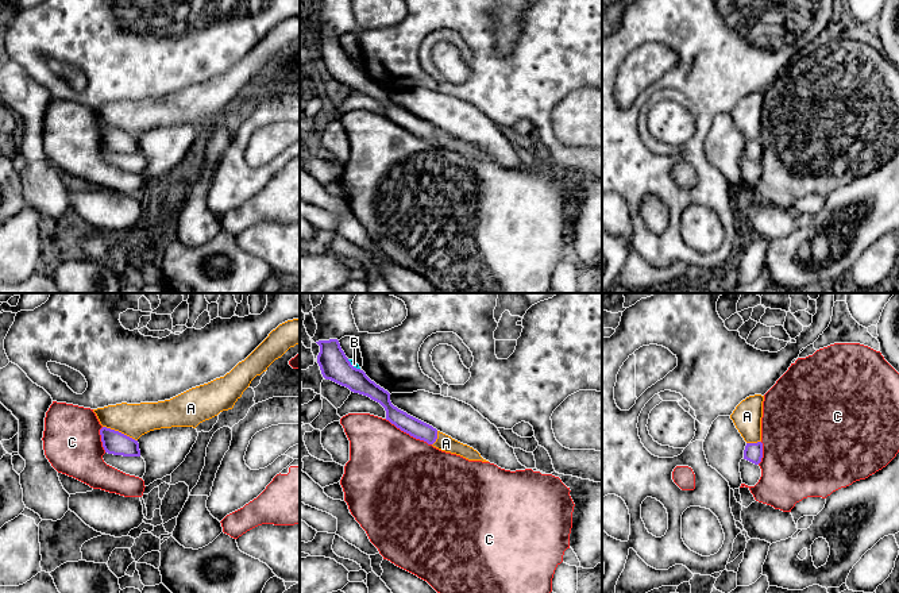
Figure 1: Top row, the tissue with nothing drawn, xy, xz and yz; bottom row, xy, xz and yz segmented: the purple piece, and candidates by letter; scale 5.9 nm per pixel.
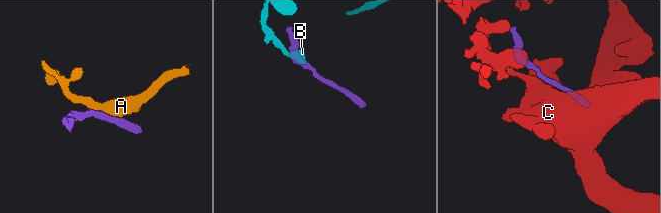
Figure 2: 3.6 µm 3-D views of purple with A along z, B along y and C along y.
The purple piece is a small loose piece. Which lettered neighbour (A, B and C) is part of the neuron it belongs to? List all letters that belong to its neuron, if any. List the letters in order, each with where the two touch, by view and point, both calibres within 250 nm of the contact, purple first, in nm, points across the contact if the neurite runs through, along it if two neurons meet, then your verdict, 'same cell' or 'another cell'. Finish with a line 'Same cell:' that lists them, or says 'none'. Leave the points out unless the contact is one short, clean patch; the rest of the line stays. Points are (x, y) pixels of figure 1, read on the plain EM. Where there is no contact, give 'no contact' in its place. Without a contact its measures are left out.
A: meets purple in xy at (120, 130); 140 nm thick on the purple side, 200 nm on the other; same cell
B: meets purple in xz at (352, 64); 170 nm thick on the purple side, 30 nm on the other; border along xz (347, 57), (359, 66); another cell
C: meets purple in xz at (408, 130); 110 nm thick on the purple side, 480 nm on the other; another cell
Same cell: A

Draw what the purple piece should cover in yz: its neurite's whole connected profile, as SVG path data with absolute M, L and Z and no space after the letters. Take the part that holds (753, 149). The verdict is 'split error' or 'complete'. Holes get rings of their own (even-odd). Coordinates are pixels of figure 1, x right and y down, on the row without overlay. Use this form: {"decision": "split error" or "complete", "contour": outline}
{"decision": "split error", "contour": "M755 92L742 97L730 116L736 126L746 139L744 147L744 157L759 162L763 155L763 140L761 140L761 115L763 115L763 99L764 93Z"}

